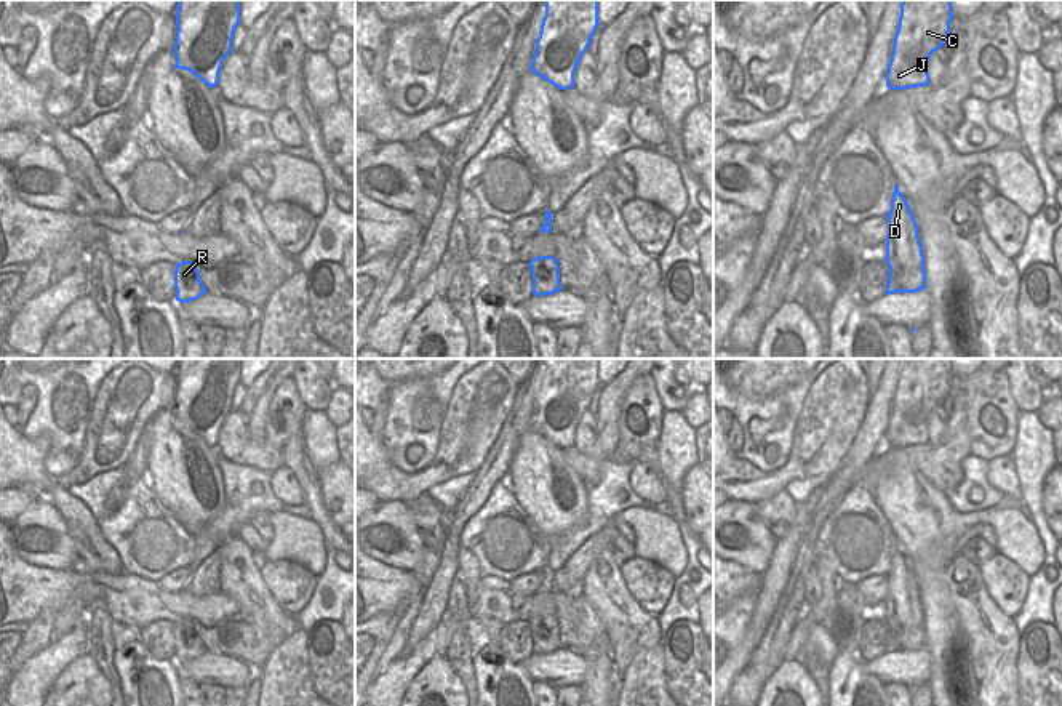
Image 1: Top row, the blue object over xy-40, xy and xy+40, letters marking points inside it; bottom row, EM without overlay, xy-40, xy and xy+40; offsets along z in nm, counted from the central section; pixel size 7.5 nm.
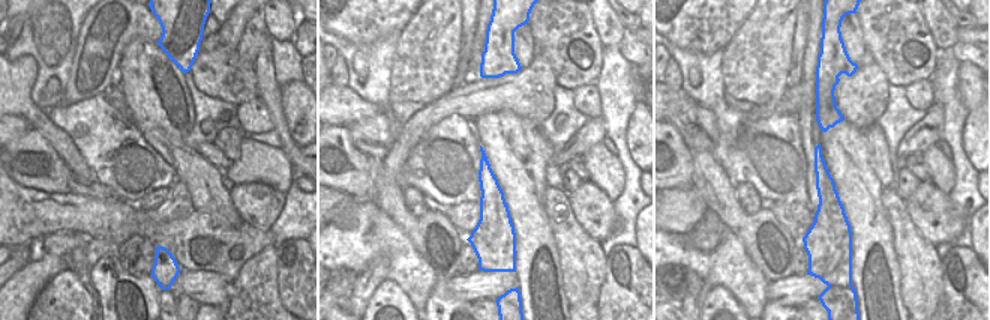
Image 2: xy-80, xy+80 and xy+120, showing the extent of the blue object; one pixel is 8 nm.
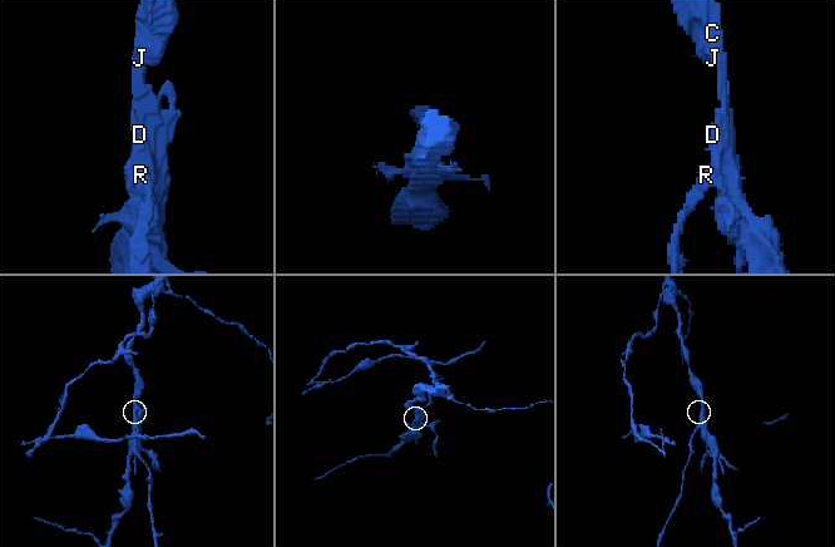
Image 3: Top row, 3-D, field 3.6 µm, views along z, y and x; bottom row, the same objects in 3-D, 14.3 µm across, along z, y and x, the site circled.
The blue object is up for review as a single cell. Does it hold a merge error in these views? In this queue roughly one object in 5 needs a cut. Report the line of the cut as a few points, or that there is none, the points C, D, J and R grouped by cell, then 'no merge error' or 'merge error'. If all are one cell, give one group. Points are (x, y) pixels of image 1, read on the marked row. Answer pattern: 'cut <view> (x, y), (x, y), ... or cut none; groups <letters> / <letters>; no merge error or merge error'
cut xy+40 (890, 266), (898, 269), (907, 268), (901, 282), (904, 290); groups C D J / R; merge error

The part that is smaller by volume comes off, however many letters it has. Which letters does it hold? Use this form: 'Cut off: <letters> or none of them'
Cut off: R

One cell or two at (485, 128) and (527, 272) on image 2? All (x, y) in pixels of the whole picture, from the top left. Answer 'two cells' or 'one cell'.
one cell

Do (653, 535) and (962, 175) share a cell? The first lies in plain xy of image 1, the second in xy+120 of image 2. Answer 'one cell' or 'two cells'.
two cells

